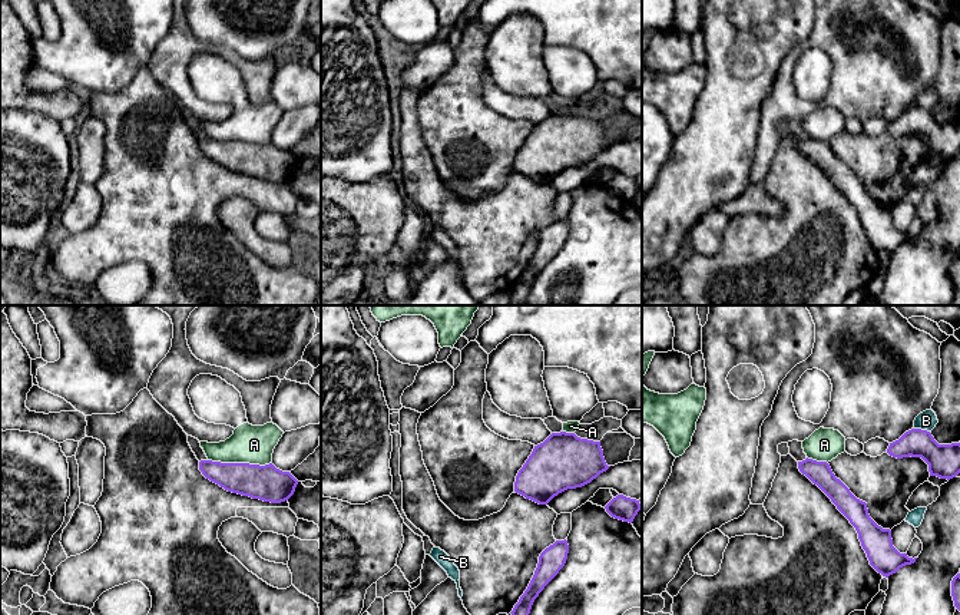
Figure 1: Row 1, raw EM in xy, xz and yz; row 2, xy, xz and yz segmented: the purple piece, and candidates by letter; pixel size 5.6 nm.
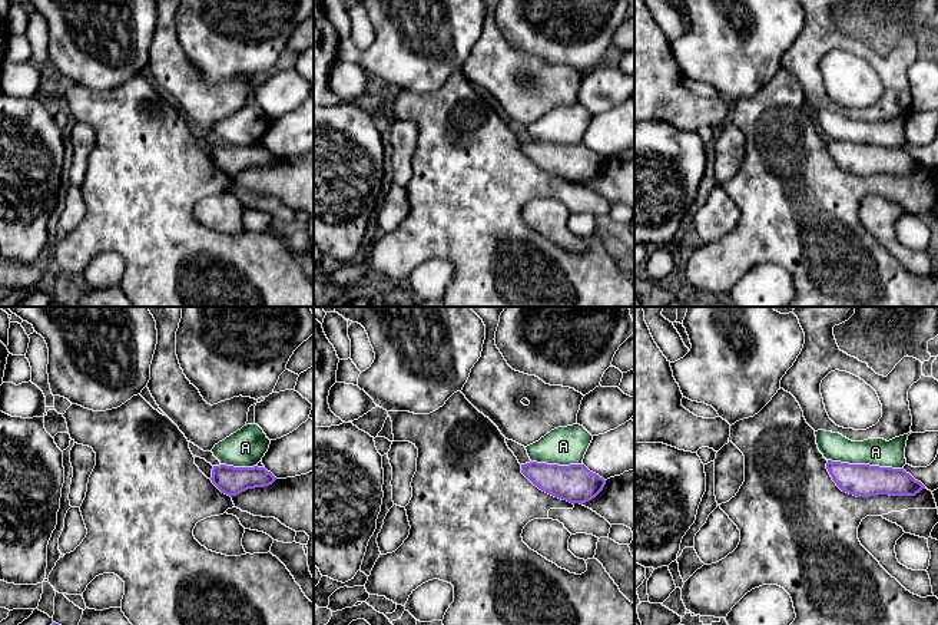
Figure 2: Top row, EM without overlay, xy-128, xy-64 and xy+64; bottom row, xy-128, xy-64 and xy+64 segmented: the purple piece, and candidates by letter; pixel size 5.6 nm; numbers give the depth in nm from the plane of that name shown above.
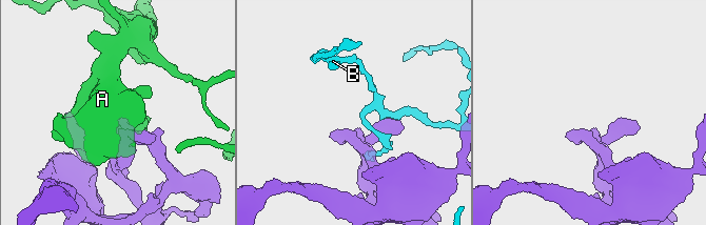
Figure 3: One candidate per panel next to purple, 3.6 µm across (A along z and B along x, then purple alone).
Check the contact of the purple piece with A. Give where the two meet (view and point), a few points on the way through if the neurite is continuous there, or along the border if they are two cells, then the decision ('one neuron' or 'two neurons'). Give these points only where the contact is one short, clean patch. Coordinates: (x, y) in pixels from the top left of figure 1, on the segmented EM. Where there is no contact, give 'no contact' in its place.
contact xy (240, 463); two neurons

